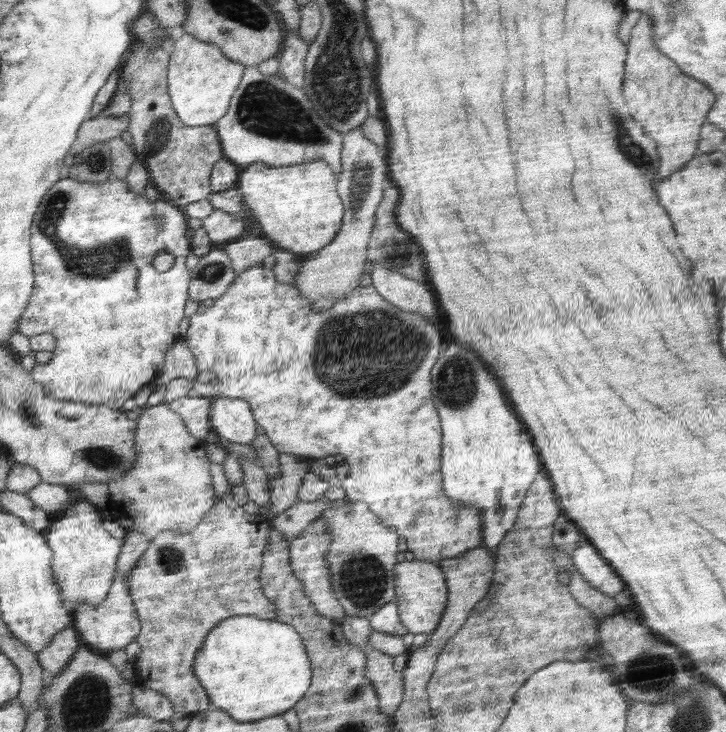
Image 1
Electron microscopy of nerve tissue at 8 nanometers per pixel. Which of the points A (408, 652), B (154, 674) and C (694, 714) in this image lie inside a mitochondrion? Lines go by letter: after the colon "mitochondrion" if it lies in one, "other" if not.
A: other
B: other
C: mitochondrion

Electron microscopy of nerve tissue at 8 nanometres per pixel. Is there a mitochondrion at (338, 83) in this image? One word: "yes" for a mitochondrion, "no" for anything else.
yes

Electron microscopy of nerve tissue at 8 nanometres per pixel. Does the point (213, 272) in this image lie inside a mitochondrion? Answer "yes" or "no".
yes

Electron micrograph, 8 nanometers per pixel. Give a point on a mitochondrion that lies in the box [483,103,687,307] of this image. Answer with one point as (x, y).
(629, 147)

